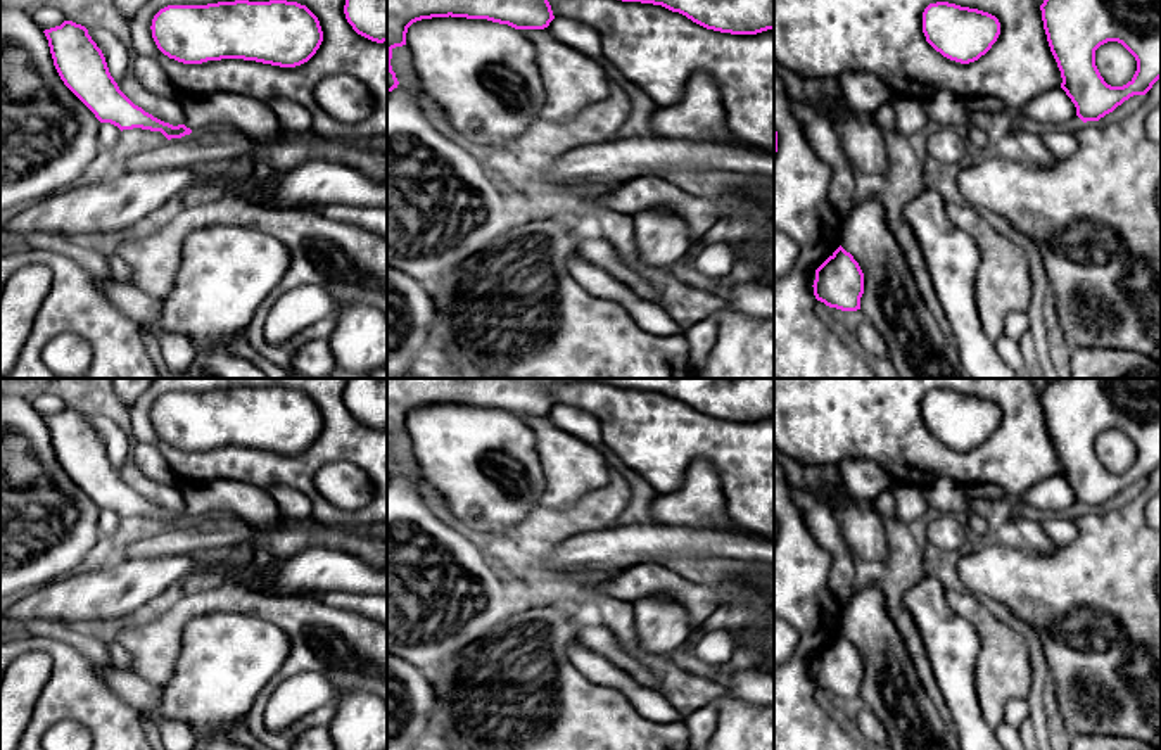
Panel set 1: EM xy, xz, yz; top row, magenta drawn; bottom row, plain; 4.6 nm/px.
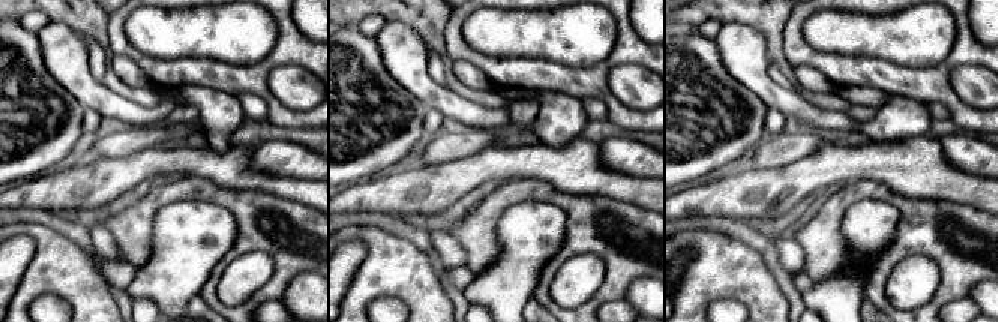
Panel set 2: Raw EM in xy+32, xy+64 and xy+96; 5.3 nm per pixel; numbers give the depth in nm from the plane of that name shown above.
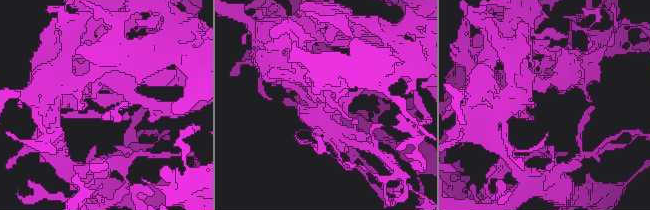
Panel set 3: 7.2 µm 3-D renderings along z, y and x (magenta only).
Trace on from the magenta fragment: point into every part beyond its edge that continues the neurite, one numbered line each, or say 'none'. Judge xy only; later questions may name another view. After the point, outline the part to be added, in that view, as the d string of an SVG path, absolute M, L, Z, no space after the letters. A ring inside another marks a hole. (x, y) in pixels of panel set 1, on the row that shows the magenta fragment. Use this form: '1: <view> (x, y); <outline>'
1: xy (247, 114); M226 92L202 97L178 97L185 112L183 124L190 128L192 133L202 131L211 124L223 123L257 142L266 142L285 130L268 104L254 97Z

